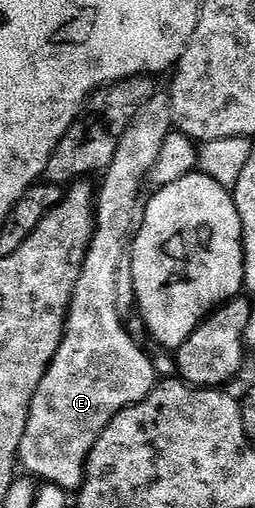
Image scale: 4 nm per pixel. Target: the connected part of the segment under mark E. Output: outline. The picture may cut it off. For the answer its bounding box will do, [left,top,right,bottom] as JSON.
[18,92,174,491]

